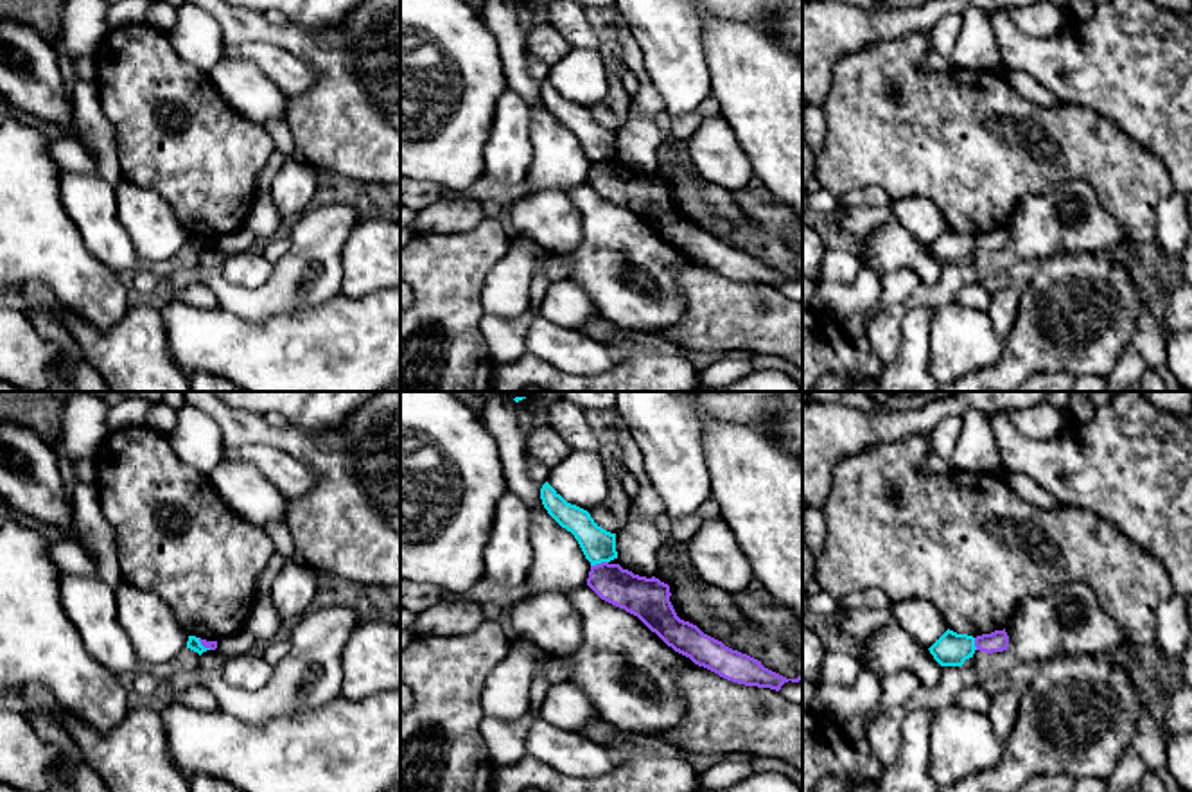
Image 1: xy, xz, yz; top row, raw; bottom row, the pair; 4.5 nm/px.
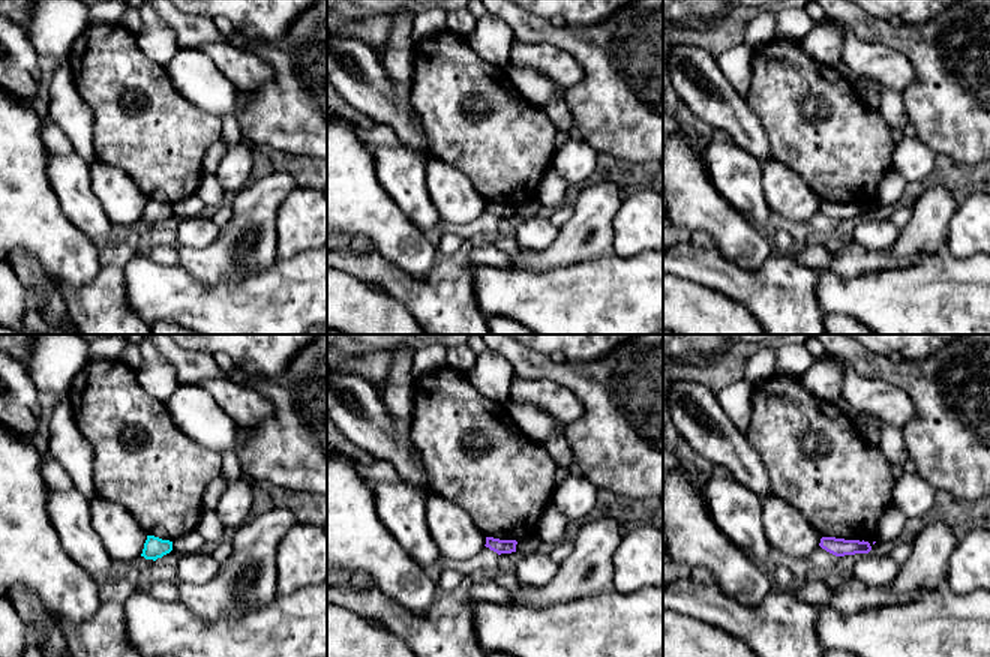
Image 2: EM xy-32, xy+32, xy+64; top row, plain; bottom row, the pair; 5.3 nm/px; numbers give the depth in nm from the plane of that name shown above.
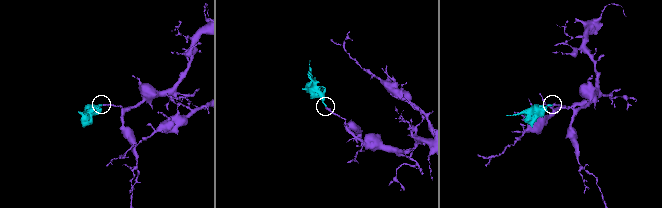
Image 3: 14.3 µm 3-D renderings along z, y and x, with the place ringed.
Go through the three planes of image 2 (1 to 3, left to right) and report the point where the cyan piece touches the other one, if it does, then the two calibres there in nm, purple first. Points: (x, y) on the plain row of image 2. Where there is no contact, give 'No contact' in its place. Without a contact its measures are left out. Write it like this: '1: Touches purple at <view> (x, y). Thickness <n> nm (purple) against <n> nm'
1: No contact
2: No contact
3: No contact

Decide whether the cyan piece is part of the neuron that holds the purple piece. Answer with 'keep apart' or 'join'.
keep apart

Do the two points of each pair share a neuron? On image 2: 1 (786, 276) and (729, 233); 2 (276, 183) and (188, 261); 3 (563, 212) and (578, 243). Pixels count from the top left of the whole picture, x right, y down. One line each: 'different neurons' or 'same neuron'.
1: different neurons
2: same neuron
3: different neurons

